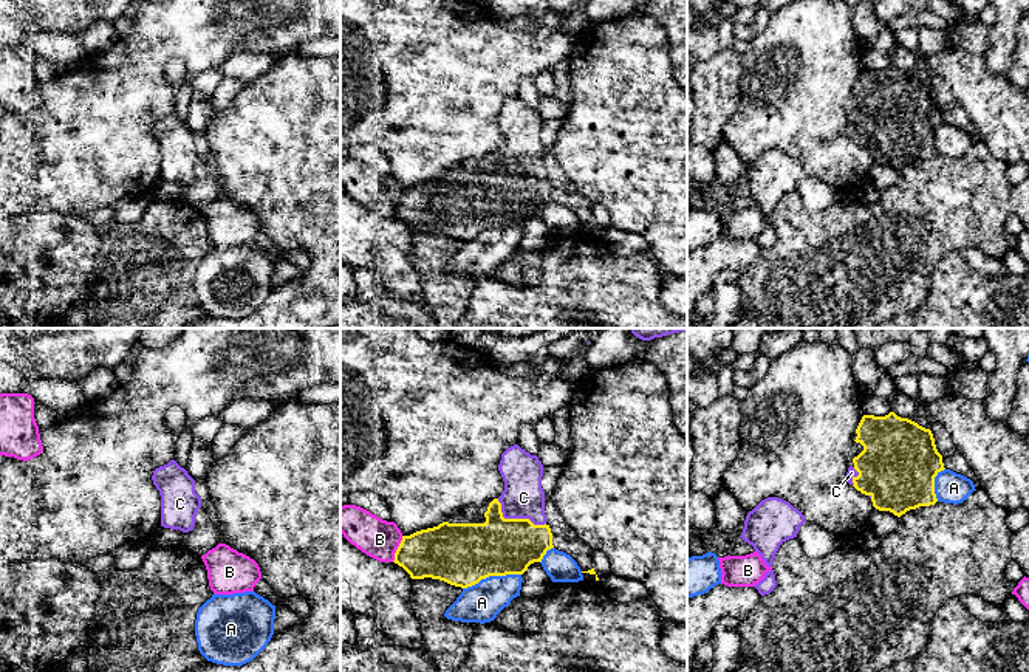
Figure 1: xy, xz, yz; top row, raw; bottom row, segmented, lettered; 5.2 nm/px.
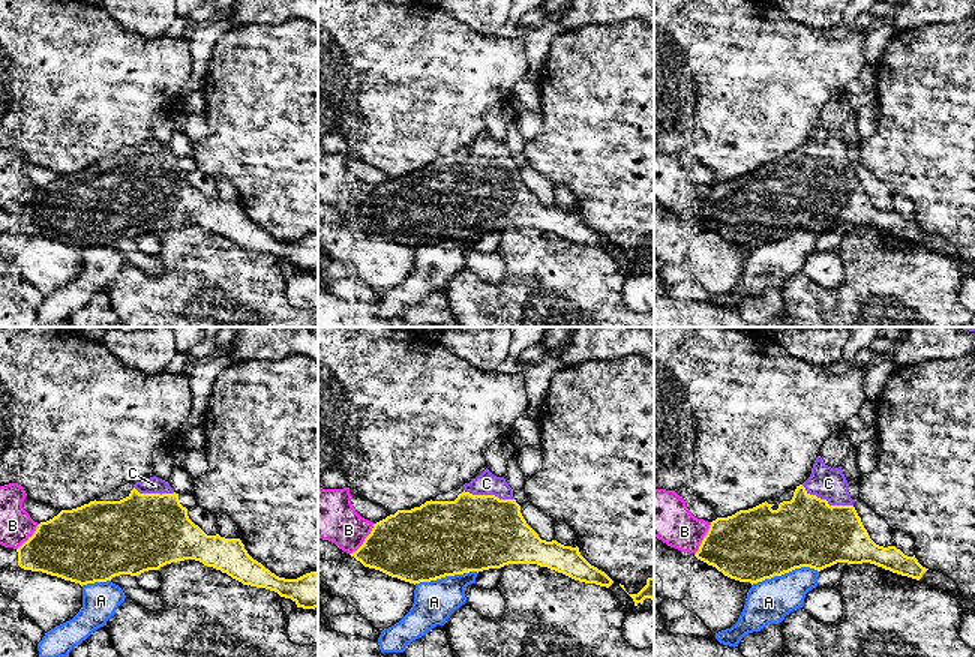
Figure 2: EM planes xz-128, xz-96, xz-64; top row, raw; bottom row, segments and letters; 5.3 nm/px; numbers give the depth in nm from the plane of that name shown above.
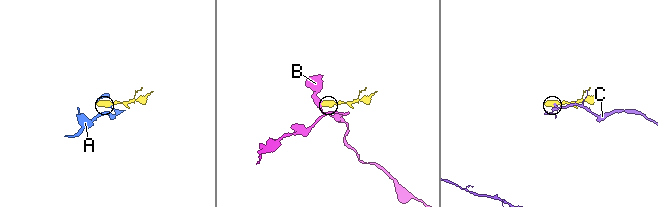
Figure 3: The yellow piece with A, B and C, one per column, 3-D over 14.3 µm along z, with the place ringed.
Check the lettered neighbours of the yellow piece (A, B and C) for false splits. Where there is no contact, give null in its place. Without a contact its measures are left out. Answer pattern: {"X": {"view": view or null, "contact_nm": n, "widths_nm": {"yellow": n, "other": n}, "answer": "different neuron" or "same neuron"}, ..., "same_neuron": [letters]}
{"A": {"view": "xz", "contact_nm": 320, "widths_nm": {"yellow": 320, "other": 200}, "answer": "different neuron"}, "B": {"view": "xz", "contact_nm": 150, "widths_nm": {"yellow": 280, "other": 200}, "answer": "different neuron"}, "C": {"view": "xz", "contact_nm": 280, "widths_nm": {"yellow": 300, "other": 220}, "answer": "same neuron"}, "same_neuron": ["C"]}

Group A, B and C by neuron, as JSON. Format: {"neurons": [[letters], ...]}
{"neurons": [["A"], ["B"], ["C"]]}

